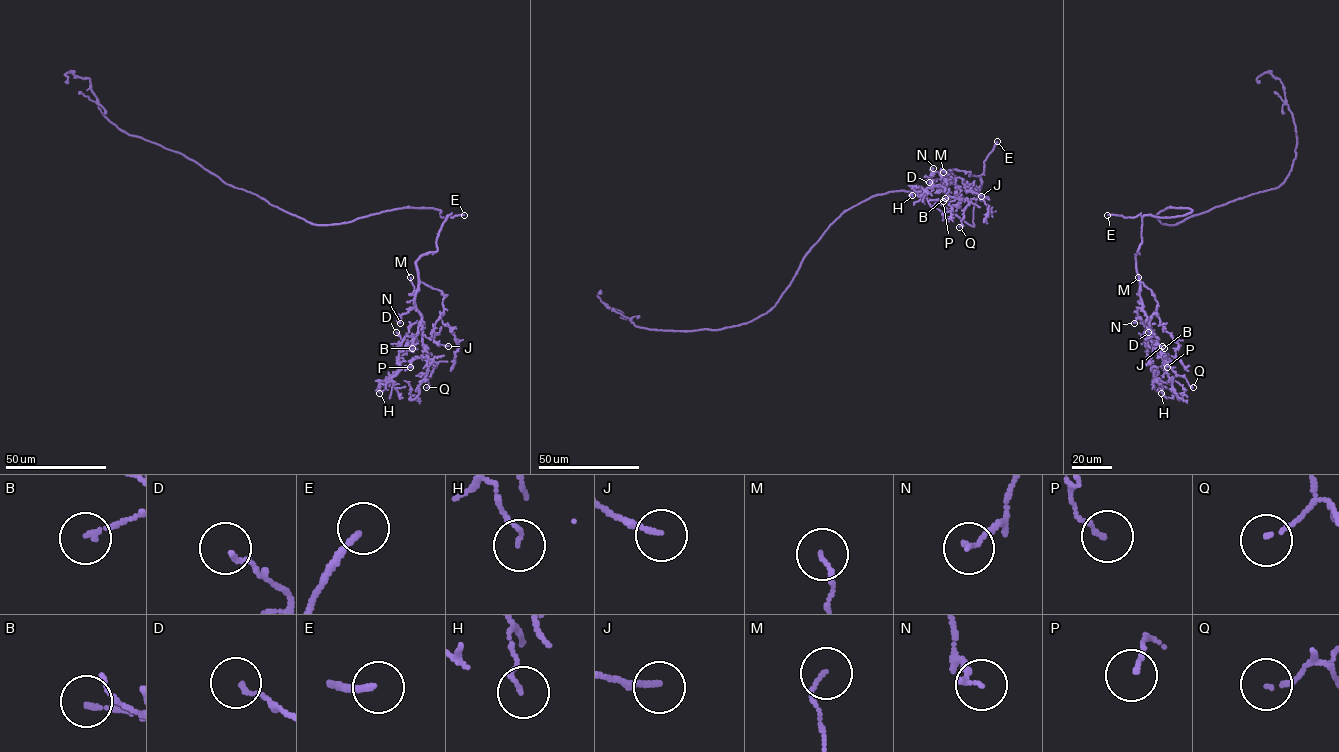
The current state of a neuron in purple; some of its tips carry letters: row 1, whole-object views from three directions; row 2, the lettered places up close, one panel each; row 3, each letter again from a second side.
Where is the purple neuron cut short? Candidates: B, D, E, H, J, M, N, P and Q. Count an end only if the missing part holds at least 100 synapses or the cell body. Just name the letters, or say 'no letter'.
E

